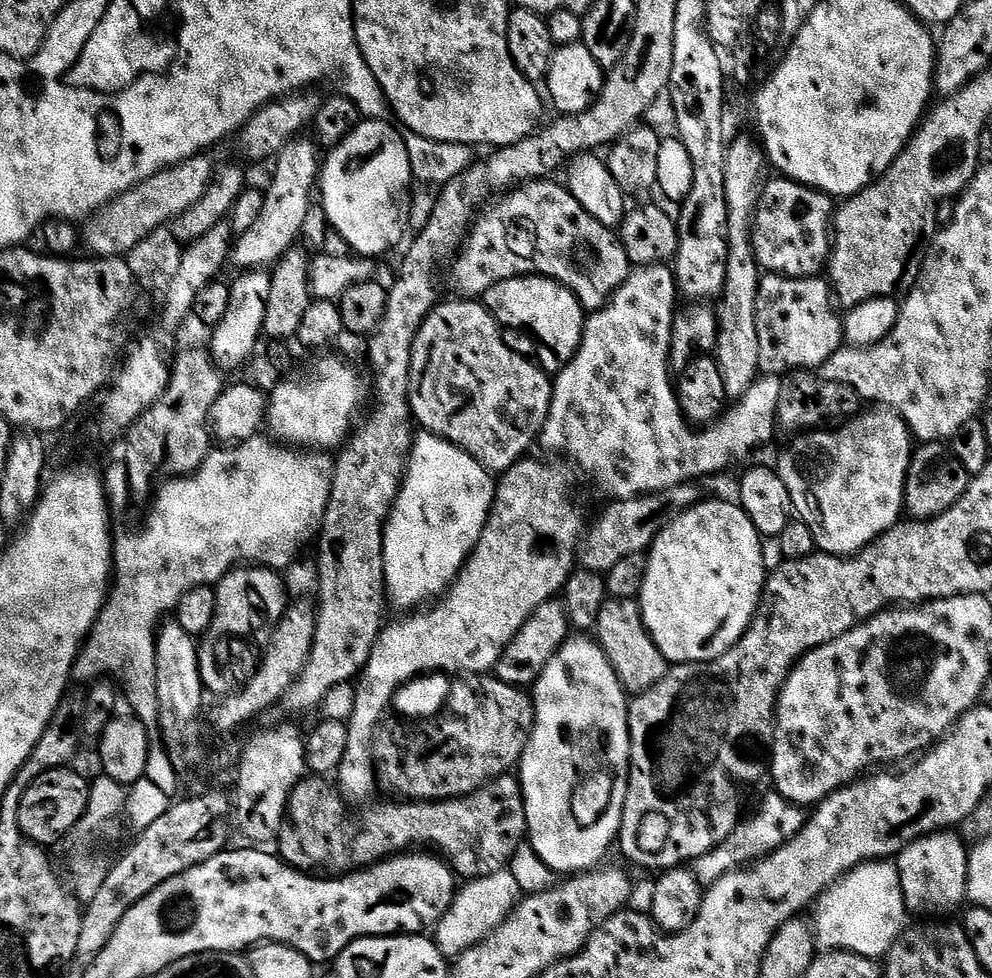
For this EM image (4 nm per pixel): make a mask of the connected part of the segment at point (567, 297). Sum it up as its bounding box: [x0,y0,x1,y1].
[482,274,586,374]

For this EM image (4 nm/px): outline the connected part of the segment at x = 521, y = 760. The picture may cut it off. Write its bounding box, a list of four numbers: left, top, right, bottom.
[518,634,630,801]

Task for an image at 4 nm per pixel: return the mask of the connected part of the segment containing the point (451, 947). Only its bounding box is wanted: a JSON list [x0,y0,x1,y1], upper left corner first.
[434,870,521,958]

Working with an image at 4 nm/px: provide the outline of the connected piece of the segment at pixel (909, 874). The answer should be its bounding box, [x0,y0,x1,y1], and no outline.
[896,830,968,913]

